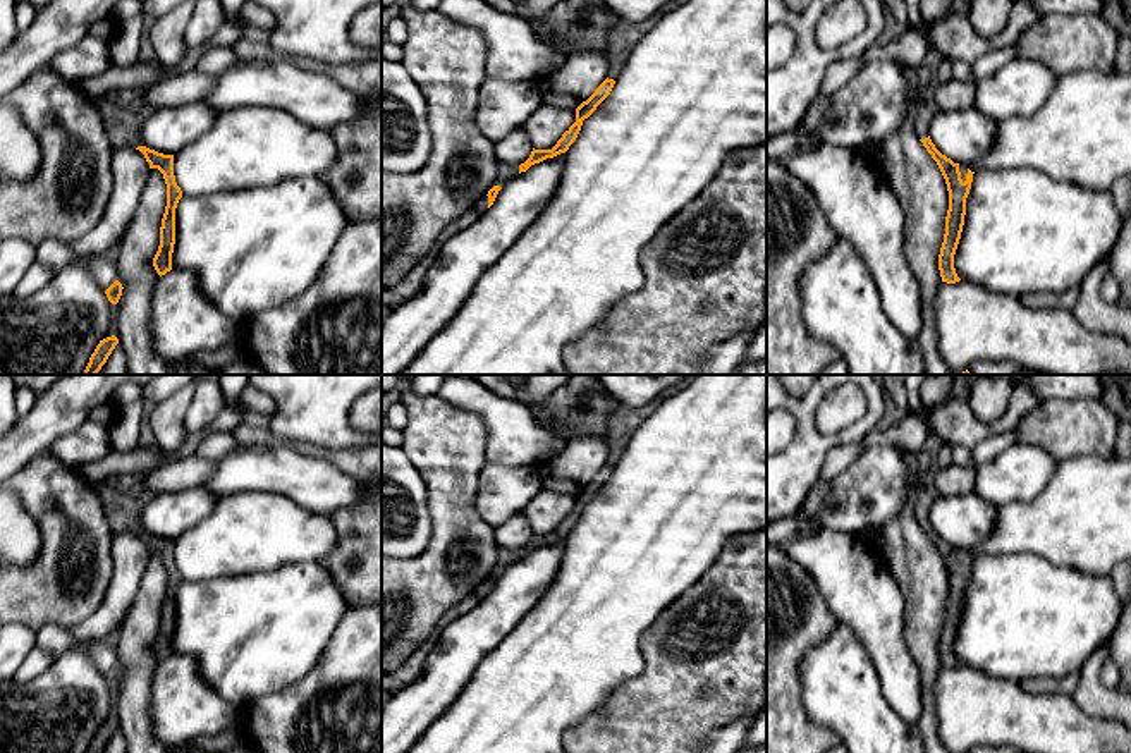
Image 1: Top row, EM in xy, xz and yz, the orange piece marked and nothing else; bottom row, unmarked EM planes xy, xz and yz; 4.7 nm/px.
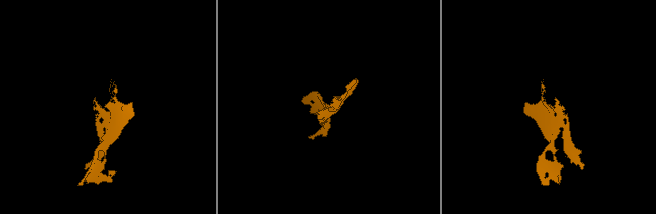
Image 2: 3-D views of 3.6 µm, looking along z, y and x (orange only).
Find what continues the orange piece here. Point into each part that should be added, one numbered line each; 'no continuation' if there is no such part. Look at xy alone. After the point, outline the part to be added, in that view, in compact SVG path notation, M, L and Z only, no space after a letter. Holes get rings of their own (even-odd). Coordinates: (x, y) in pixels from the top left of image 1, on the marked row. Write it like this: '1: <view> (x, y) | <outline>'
no continuation

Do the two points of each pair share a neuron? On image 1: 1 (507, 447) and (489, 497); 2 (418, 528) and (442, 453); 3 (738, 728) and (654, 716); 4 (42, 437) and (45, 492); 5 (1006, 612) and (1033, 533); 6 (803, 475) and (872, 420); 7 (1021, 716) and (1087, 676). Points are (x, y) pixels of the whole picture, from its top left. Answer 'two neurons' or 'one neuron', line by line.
1: two neurons
2: two neurons
3: two neurons
4: two neurons
5: two neurons
6: one neuron
7: two neurons

